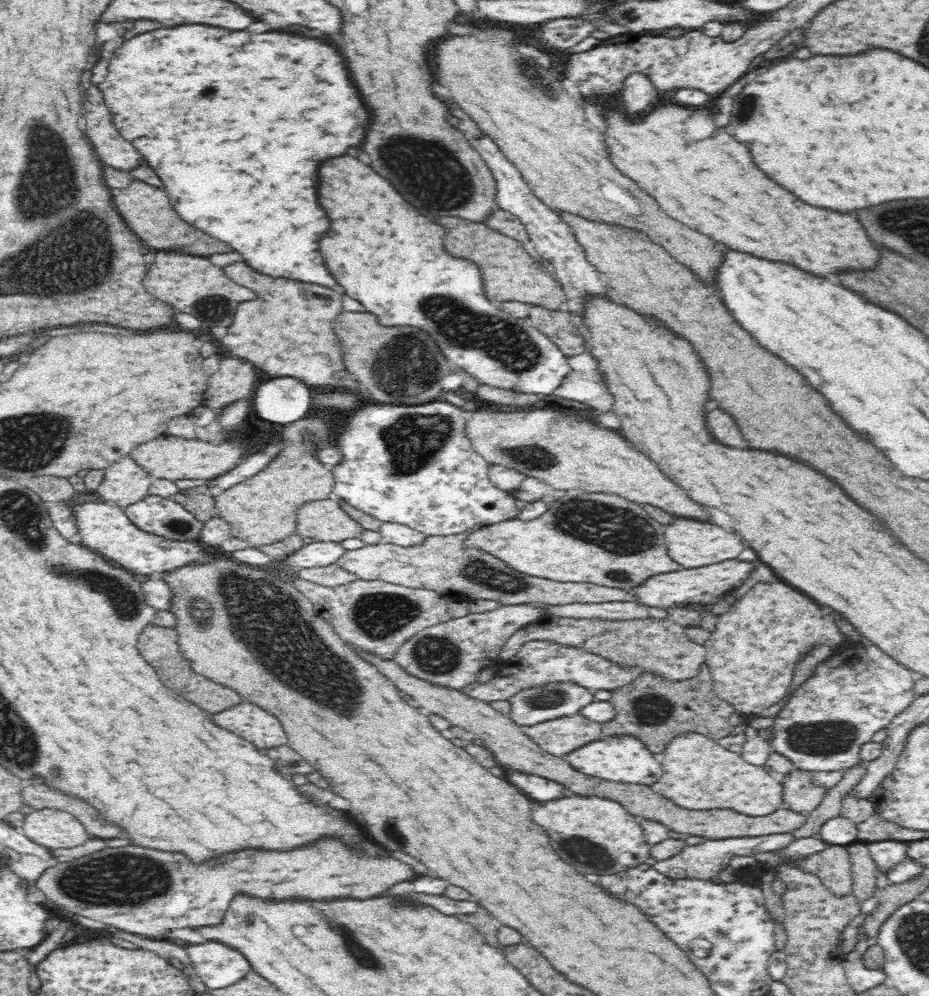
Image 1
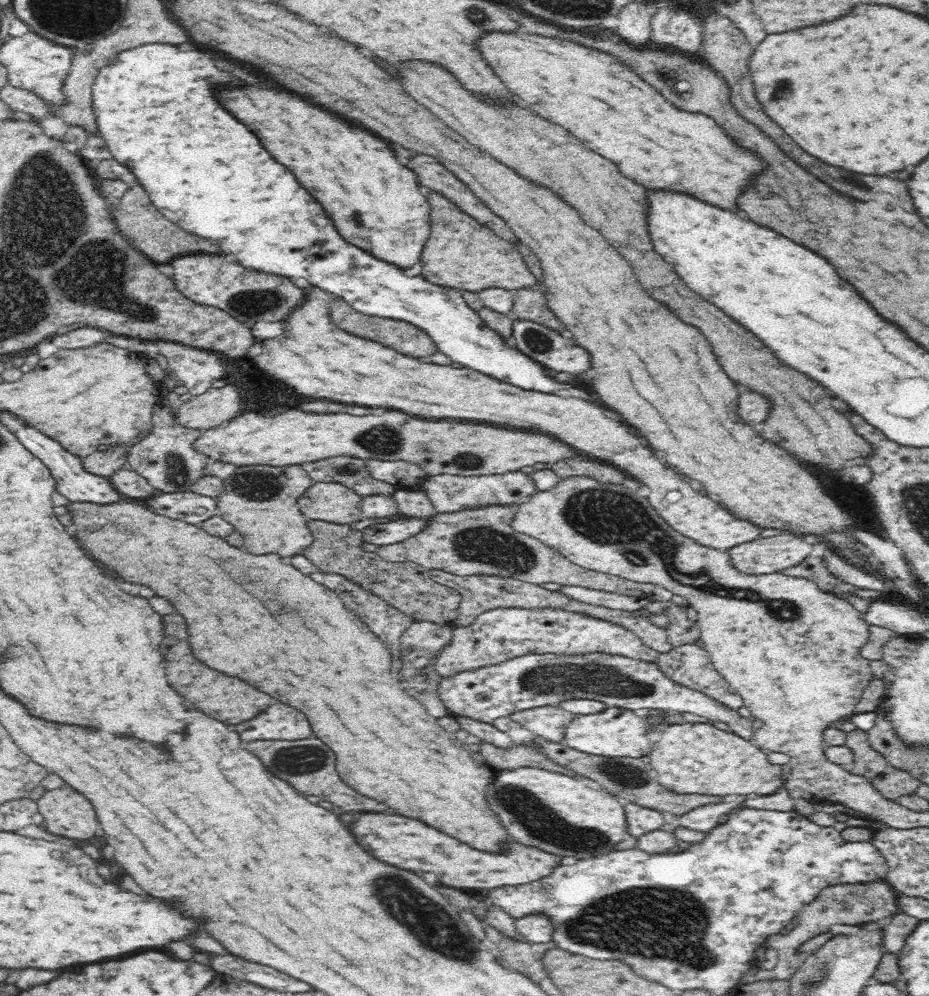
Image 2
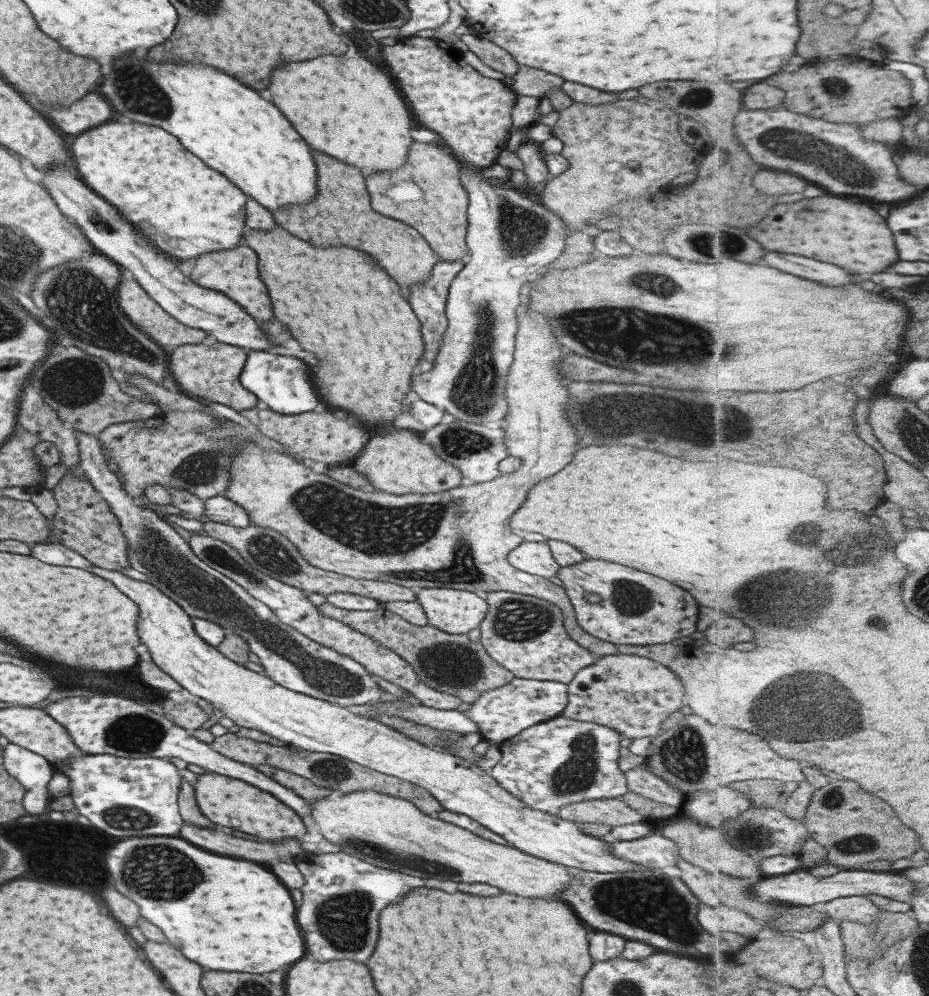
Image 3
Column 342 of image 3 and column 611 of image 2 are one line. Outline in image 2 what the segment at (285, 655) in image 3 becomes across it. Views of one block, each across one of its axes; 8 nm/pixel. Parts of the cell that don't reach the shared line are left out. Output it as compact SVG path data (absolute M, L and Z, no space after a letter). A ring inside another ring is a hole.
M620 655L519 656L499 665L464 671L441 678L440 698L451 716L462 716L482 723L542 706L559 706L566 700L596 700L607 707L630 711L657 710L692 713L727 724L731 733L753 742L752 719L742 718L737 710L713 700L702 692L679 686L668 679L656 663Z

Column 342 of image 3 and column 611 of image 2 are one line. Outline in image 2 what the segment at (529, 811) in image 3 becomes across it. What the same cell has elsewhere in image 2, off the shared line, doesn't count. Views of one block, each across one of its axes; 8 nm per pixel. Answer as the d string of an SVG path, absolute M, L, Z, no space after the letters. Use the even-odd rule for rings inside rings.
M607 707L605 712L576 716L566 727L563 744L588 755L605 758L647 759L653 742L648 739L648 722L637 712L618 707Z

